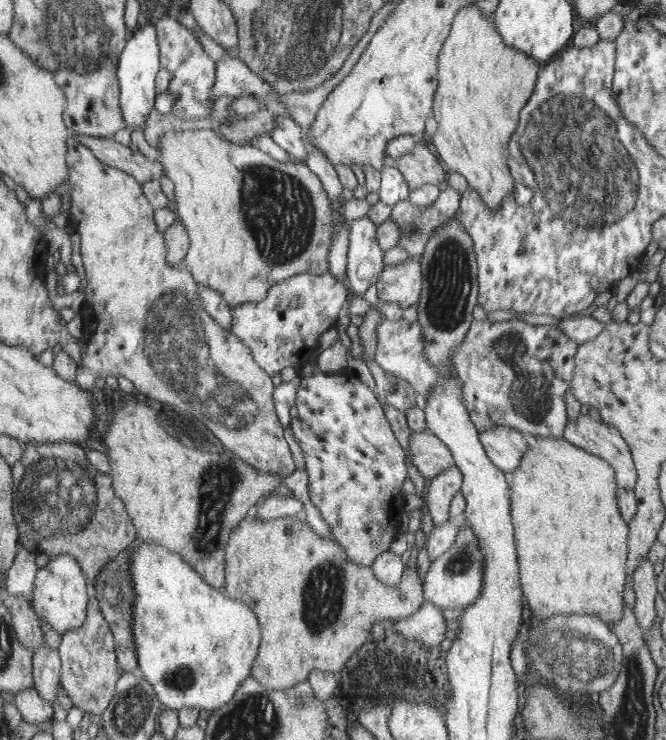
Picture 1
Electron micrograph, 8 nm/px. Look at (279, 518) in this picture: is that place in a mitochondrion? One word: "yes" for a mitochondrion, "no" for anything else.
no

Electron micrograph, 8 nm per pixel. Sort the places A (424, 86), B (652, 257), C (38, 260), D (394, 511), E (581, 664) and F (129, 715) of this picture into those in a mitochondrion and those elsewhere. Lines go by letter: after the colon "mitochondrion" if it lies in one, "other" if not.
A: mitochondrion
B: other
C: other
D: other
E: mitochondrion
F: mitochondrion

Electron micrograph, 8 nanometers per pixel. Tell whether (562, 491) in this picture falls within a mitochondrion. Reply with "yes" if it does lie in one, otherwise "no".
no

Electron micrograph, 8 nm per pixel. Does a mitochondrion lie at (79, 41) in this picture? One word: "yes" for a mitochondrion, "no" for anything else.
yes

